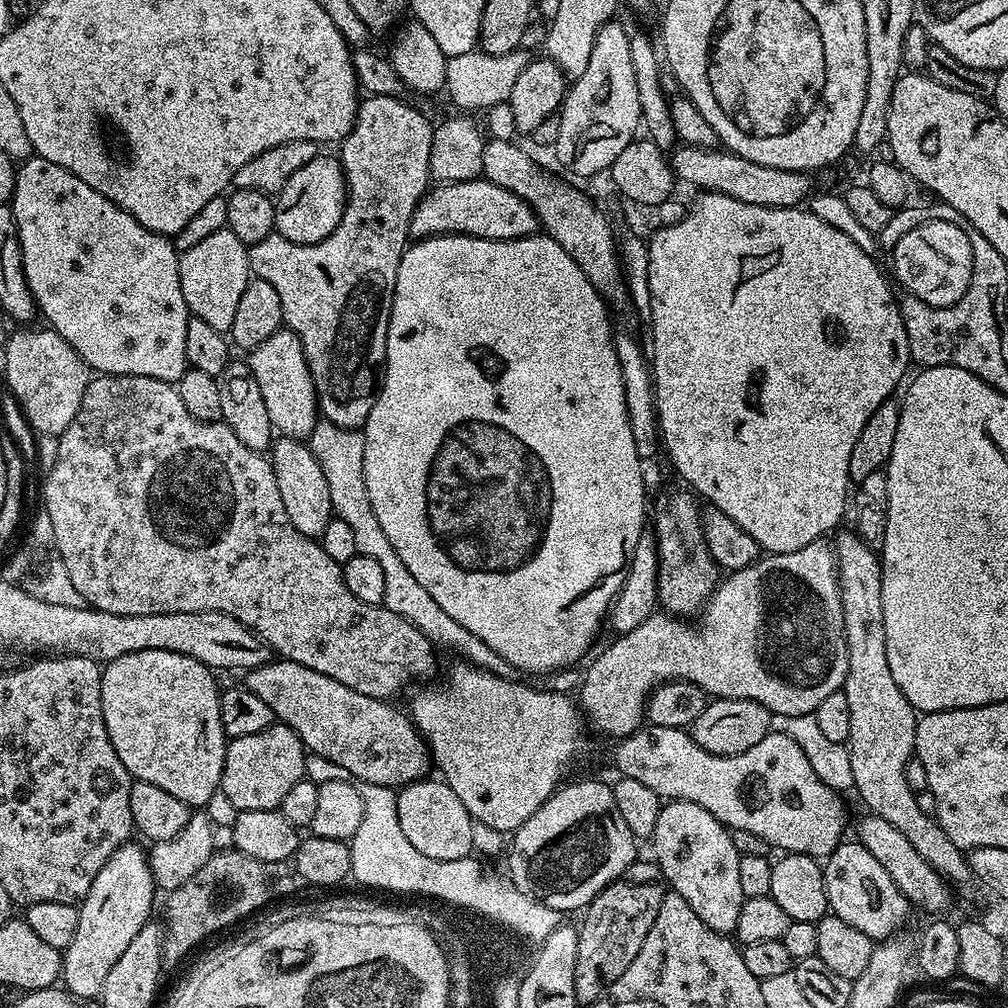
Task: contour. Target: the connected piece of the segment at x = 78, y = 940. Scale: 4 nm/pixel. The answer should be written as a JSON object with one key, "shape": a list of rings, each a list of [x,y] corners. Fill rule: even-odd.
{"shape":[[[135,842],[116,848],[106,866],[98,870],[94,886],[90,886],[86,898],[78,905],[78,934],[74,934],[74,942],[62,952],[62,984],[67,991],[81,1000],[90,1000],[103,993],[106,974],[110,974],[114,962],[122,958],[122,950],[134,942],[134,934],[149,923],[151,916],[148,915],[156,895],[156,879],[148,865],[147,851]]]}

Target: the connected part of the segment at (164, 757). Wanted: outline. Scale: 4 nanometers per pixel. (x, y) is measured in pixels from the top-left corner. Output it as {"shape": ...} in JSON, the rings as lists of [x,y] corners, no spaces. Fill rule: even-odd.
{"shape":[[[138,650],[130,654],[122,654],[122,658],[114,658],[103,665],[100,681],[102,682],[102,718],[106,722],[106,734],[110,734],[110,742],[114,746],[114,754],[126,766],[126,770],[132,775],[133,780],[151,782],[161,790],[174,794],[174,798],[188,804],[189,809],[200,810],[203,804],[211,802],[220,792],[220,779],[222,778],[222,766],[226,758],[229,739],[222,730],[222,716],[220,714],[221,689],[216,688],[216,680],[213,669],[208,668],[202,662],[190,658],[186,654],[174,654],[170,650]]]}

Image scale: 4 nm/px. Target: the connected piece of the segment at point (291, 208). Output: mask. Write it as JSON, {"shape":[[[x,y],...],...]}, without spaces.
{"shape":[[[317,154],[313,160],[306,162],[302,170],[290,174],[290,182],[282,186],[282,190],[275,197],[276,226],[275,231],[295,244],[317,244],[322,242],[338,226],[344,213],[344,205],[348,203],[348,183],[344,180],[344,167],[335,155],[324,156]]]}

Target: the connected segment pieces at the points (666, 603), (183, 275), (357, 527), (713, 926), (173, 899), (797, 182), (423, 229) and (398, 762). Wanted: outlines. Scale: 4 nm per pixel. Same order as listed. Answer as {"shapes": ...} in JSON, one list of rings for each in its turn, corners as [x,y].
{"shapes":[[[[661,491],[656,497],[656,549],[658,550],[658,604],[665,613],[677,618],[688,618],[699,613],[712,597],[712,591],[722,579],[700,525],[697,497],[691,491]]],[[[227,227],[218,230],[218,234],[210,234],[198,246],[179,253],[179,258],[182,298],[186,298],[189,313],[214,326],[214,330],[227,333],[234,322],[242,290],[246,290],[250,279],[248,248]]],[[[320,418],[310,437],[310,447],[318,466],[322,466],[322,474],[326,474],[326,486],[330,486],[330,502],[335,519],[346,522],[354,529],[354,539],[358,545],[358,553],[366,558],[374,558],[378,566],[382,566],[382,574],[386,574],[386,594],[383,607],[390,609],[398,618],[406,618],[420,632],[423,632],[433,645],[449,648],[457,652],[461,661],[473,664],[476,668],[486,670],[498,678],[517,679],[518,670],[506,658],[494,654],[486,642],[470,634],[434,598],[421,586],[418,578],[406,570],[402,558],[394,554],[394,546],[390,546],[390,538],[382,531],[378,517],[374,514],[374,506],[370,506],[370,494],[366,494],[366,478],[364,477],[364,433],[355,428],[334,426],[334,422]]],[[[674,800],[661,807],[650,844],[656,847],[654,863],[660,867],[667,887],[686,898],[690,910],[694,910],[710,930],[735,933],[746,897],[738,879],[741,854],[734,846],[732,832],[720,824],[710,810],[702,810],[702,806],[694,802]]],[[[217,850],[212,857],[182,886],[167,893],[168,905],[164,908],[164,959],[163,963],[176,964],[191,948],[196,948],[207,936],[247,918],[251,912],[267,909],[271,900],[283,901],[298,885],[293,865],[288,862],[258,862],[235,850]]],[[[680,146],[671,153],[670,163],[675,179],[685,180],[693,184],[696,190],[706,192],[720,192],[726,194],[728,199],[738,198],[738,202],[750,202],[754,206],[767,208],[794,208],[803,205],[813,195],[813,177],[806,172],[791,172],[790,170],[774,170],[774,166],[758,166],[758,162],[750,162],[736,153],[716,148],[693,148]]],[[[477,178],[429,187],[410,218],[409,237],[423,238],[447,234],[450,236],[473,236],[483,240],[521,240],[523,236],[537,231],[538,221],[534,210],[518,194],[502,190],[494,182]]],[[[273,659],[267,664],[253,668],[242,680],[243,687],[248,688],[266,706],[270,706],[273,717],[285,724],[303,742],[311,755],[330,758],[342,770],[348,772],[353,781],[370,782],[374,786],[401,789],[415,780],[423,780],[430,772],[430,753],[423,736],[416,730],[407,715],[404,716],[386,700],[370,698],[366,694],[358,694],[358,690],[350,690],[350,686],[342,686],[342,682],[334,682],[334,678],[326,678],[326,674],[318,674],[318,670],[310,670],[293,660]]]]}

